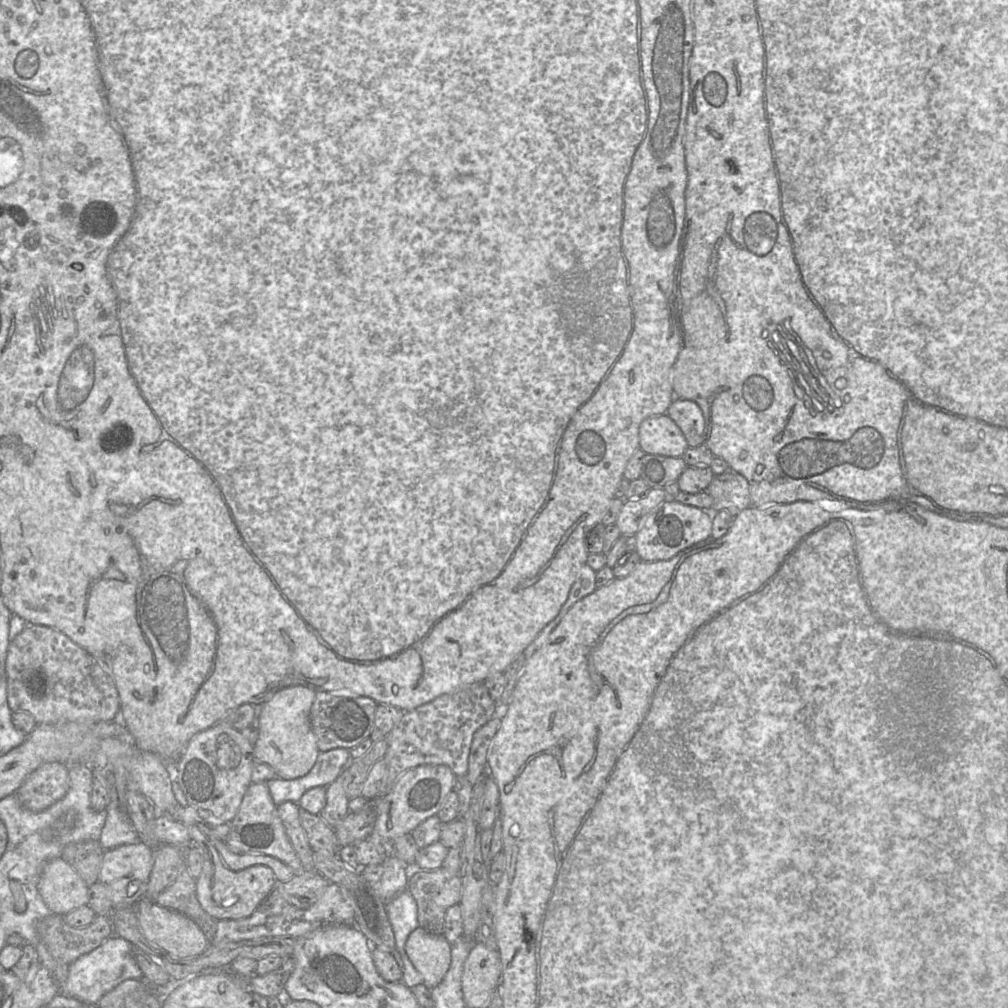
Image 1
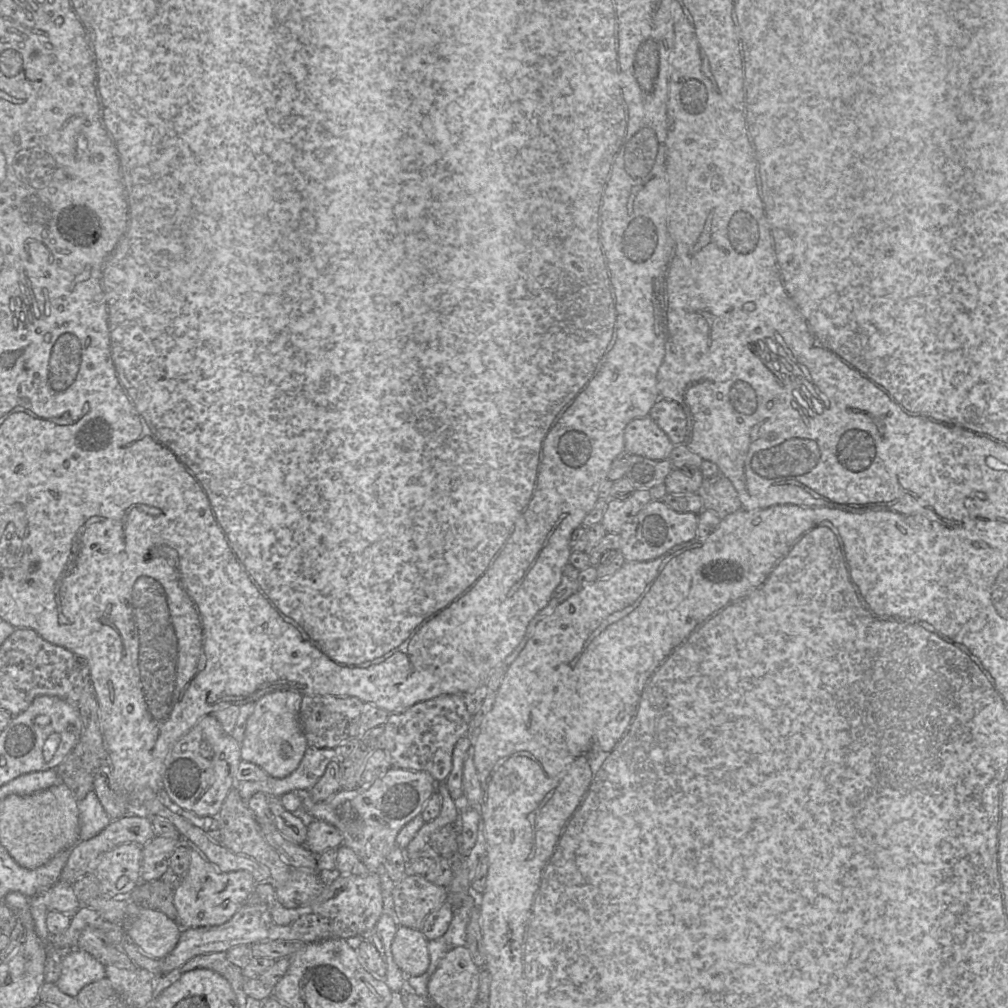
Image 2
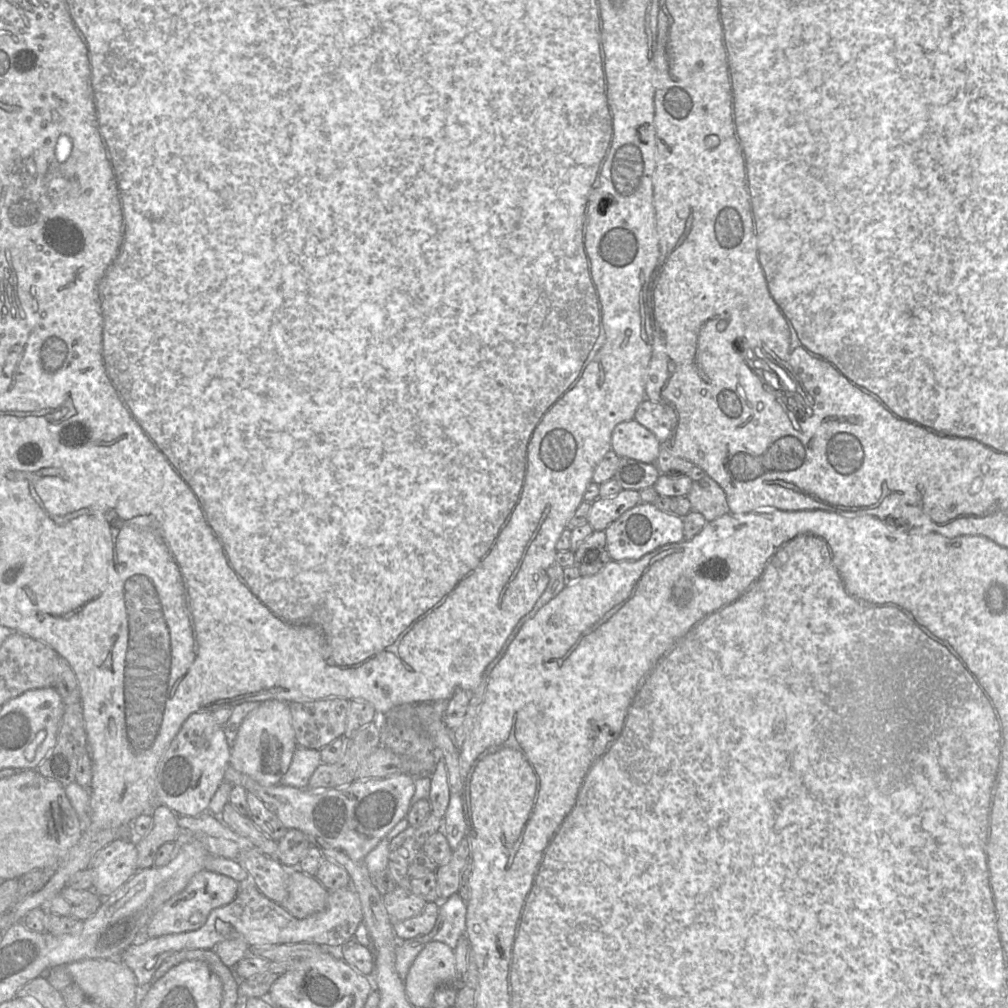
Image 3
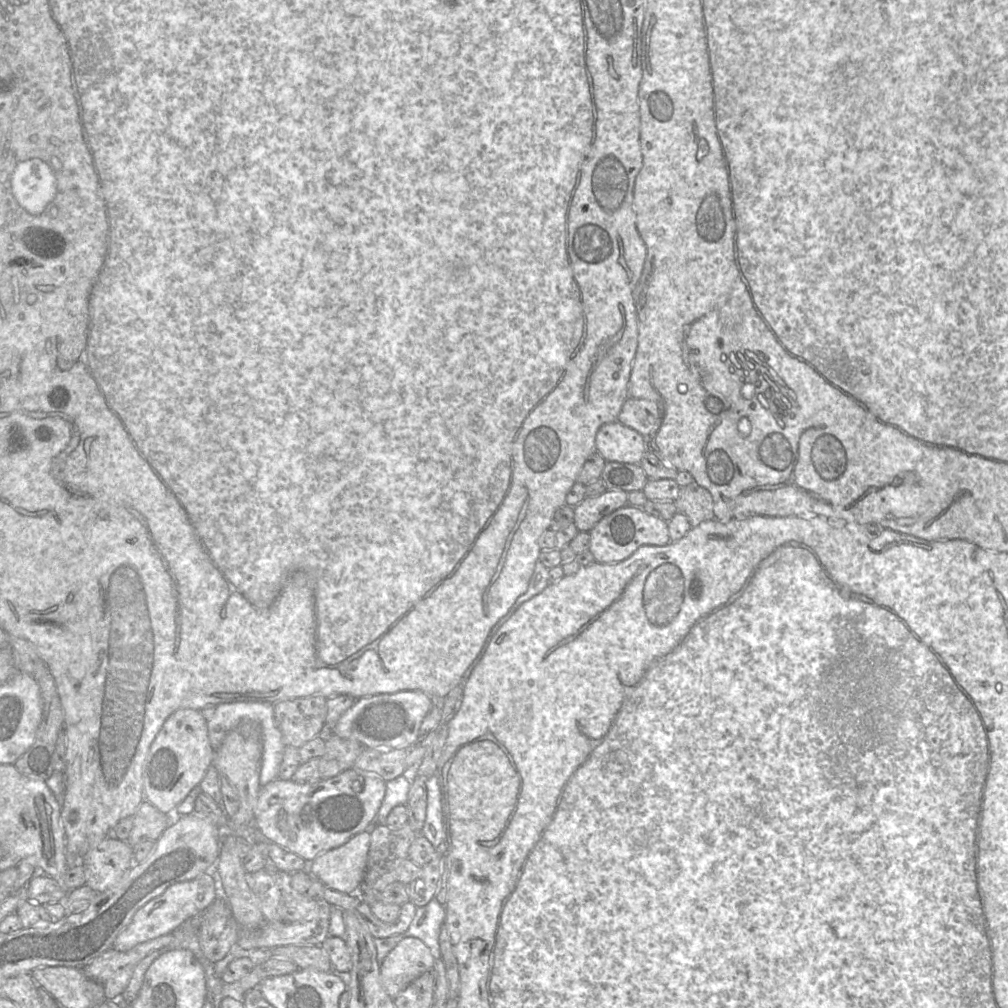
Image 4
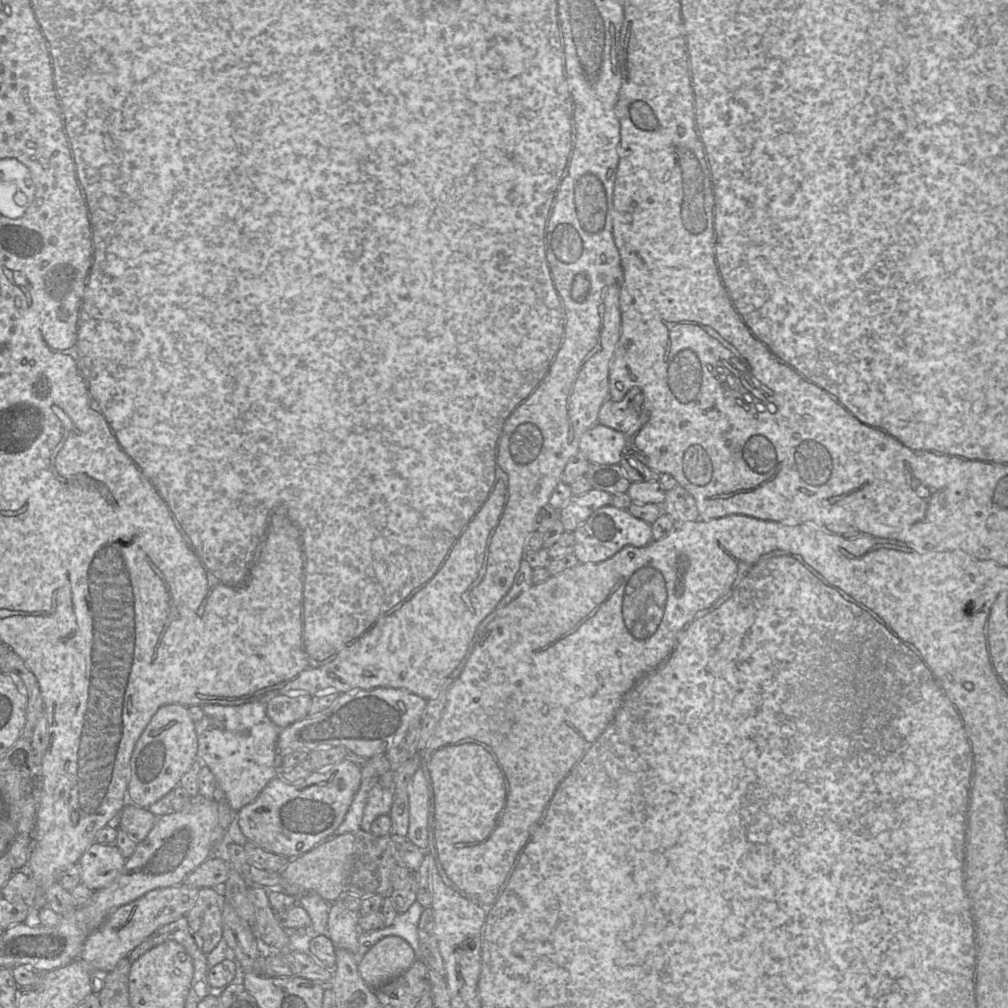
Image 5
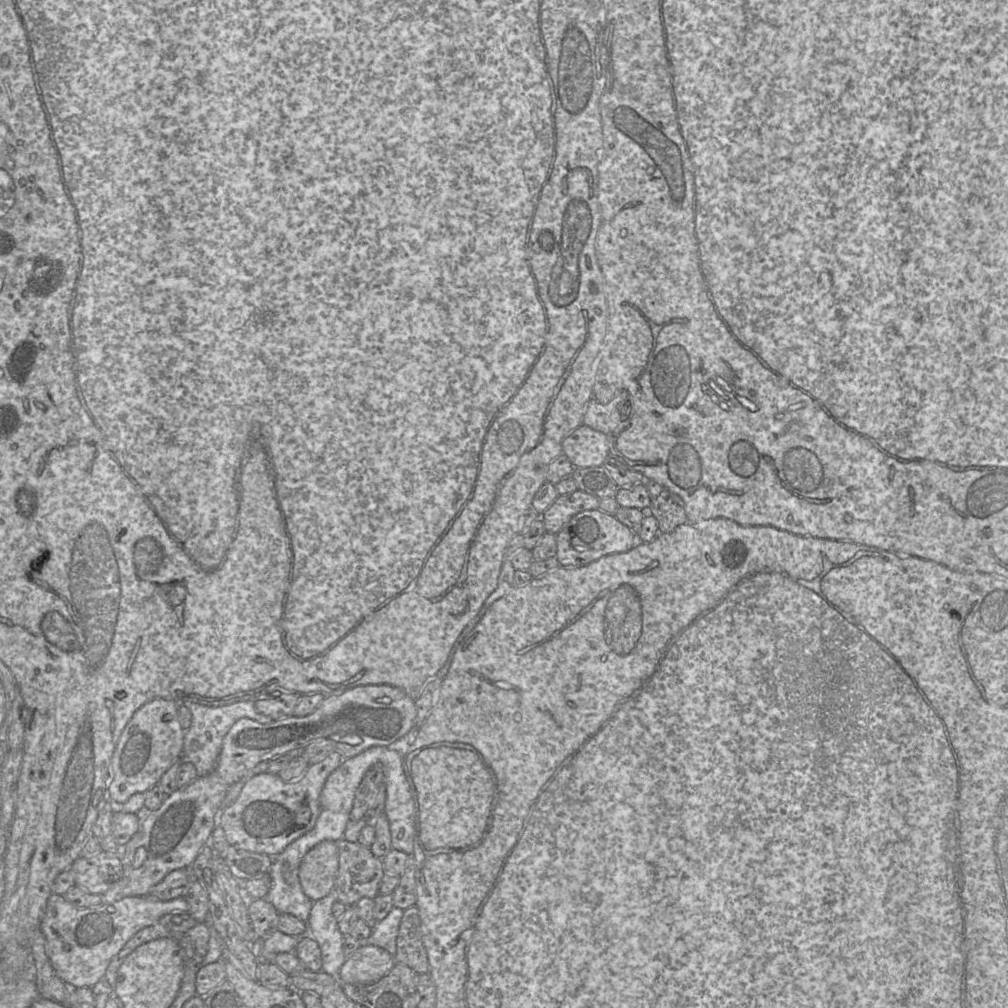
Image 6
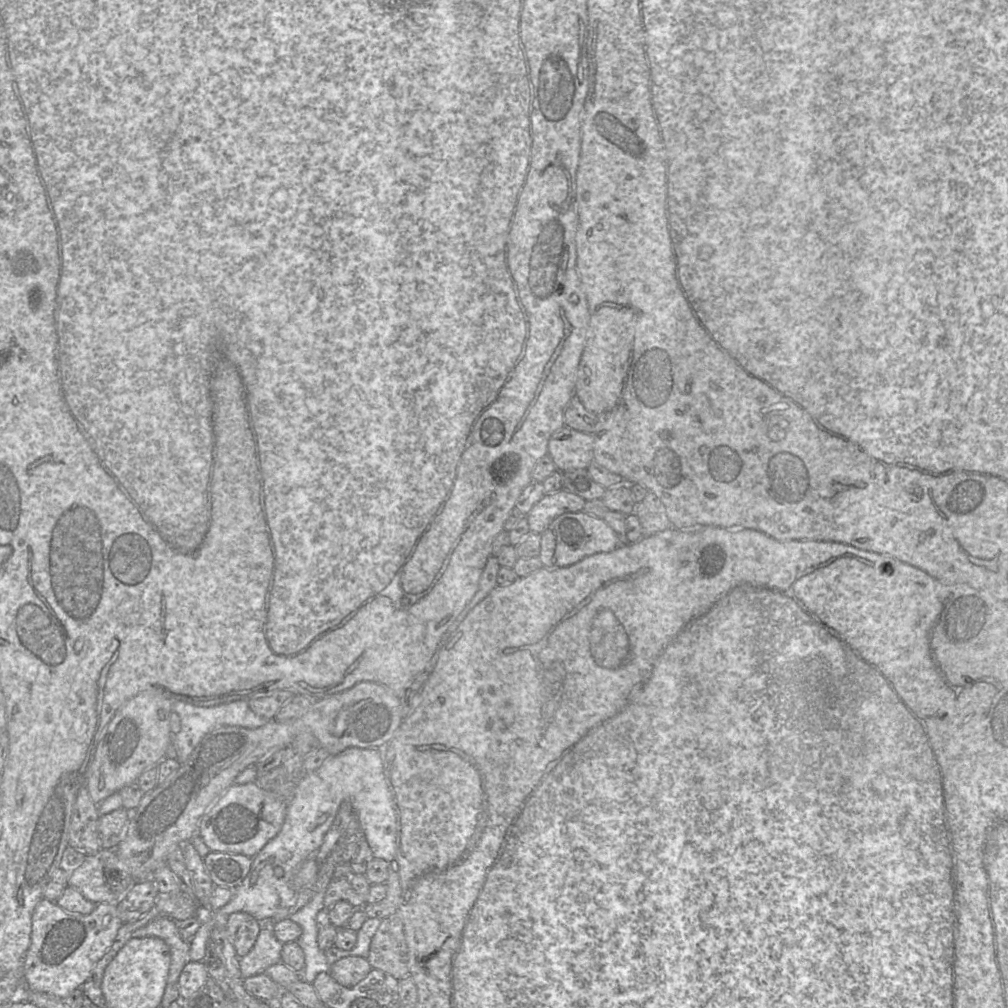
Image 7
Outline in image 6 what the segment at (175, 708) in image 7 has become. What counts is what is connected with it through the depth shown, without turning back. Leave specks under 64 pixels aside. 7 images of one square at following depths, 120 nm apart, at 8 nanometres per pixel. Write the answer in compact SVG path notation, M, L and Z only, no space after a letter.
M239 701L225 706L207 706L192 702L183 702L179 704L185 704L192 714L191 726L186 730L184 736L181 762L192 763L199 777L206 776L215 769L221 752L223 739L234 723L239 719L248 718L262 724L268 724L275 721L269 716L259 713L253 701Z

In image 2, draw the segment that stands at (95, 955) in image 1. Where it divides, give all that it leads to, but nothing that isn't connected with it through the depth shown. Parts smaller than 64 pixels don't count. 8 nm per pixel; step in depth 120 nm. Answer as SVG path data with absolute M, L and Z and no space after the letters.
M73 949L63 955L61 975L55 985L76 997L86 985L105 978L105 966L88 952Z

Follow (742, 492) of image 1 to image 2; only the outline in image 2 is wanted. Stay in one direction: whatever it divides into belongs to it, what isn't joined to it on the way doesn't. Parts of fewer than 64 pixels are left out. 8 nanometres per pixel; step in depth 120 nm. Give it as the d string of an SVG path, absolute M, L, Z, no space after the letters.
M720 472L704 478L697 494L702 498L703 509L714 511L720 519L741 508L732 482Z

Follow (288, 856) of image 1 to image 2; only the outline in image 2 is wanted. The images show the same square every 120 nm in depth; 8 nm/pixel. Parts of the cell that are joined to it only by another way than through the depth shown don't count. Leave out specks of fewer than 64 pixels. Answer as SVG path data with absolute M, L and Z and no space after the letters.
M232 789L226 797L222 808L215 816L221 829L221 846L240 855L254 859L269 869L267 880L274 888L281 887L289 878L292 867L286 864L280 855L265 840L261 826L257 822L247 802L242 799L236 789Z

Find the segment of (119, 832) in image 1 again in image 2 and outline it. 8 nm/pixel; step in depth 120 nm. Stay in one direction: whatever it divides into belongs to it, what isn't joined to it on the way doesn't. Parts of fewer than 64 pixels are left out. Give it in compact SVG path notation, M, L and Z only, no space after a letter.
M93 791L78 801L77 805L80 813L80 841L96 836L112 821Z

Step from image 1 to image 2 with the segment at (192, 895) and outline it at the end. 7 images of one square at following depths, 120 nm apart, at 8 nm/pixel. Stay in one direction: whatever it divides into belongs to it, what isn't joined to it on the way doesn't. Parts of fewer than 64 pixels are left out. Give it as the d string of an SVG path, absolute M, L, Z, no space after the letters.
M172 875L150 882L140 883L132 892L132 898L144 908L159 910L169 918L176 919L174 892L177 878Z

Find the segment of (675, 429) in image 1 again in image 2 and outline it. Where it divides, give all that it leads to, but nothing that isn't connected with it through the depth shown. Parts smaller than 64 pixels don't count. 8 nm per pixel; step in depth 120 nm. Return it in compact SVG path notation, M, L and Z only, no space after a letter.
M649 416L631 420L624 429L624 450L651 460L669 459L675 445Z

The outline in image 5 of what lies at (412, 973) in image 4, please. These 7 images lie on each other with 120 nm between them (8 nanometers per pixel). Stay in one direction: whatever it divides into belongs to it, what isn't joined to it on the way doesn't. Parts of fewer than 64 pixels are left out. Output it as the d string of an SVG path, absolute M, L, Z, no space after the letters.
M389 936L373 945L358 964L365 983L378 988L401 976L417 960L410 944L398 936Z

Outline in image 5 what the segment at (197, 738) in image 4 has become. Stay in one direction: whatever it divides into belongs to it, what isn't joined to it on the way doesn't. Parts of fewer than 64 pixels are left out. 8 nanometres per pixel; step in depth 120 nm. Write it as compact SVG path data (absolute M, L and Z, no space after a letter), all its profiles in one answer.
M183 704L161 706L137 740L130 758L130 777L127 788L128 803L148 809L172 789L198 761L196 723Z

